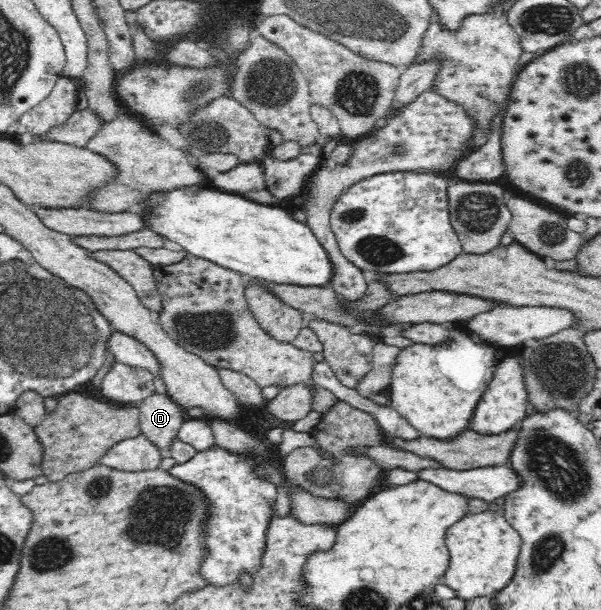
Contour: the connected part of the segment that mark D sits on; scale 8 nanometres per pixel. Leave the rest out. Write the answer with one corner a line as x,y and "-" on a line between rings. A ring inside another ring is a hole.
156,392
139,403
138,408
140,431
164,456
170,456
171,447
179,439
181,425
185,423
185,411
168,395

